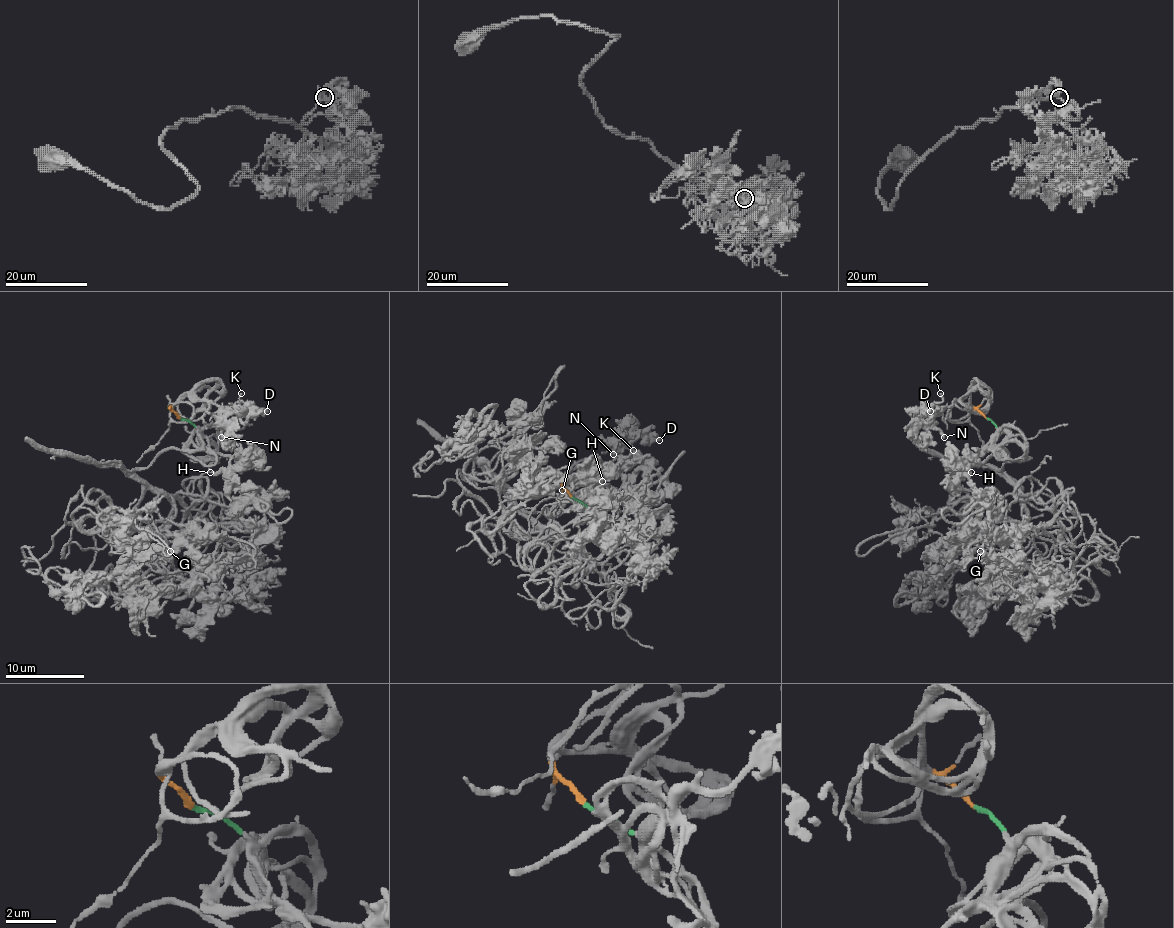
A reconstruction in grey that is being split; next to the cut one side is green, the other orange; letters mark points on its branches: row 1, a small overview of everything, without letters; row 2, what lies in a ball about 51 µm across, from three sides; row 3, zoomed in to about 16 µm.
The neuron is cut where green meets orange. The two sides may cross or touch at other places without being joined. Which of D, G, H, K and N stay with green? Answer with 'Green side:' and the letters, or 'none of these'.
Green side: G, H

